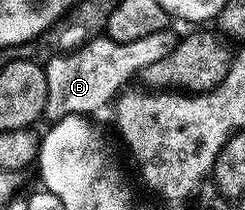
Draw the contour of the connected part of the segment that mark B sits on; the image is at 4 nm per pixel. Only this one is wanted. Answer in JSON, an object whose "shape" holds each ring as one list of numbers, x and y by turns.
{"shape":[[165,30,158,34,146,34,135,42,114,42,107,38,89,40,81,48,71,52,49,55,44,64,46,74,46,106,44,116,49,121,61,120,64,116,88,116,99,108,113,103,120,95,124,84,132,75,141,73,153,62,162,62,176,48,177,33]]}

